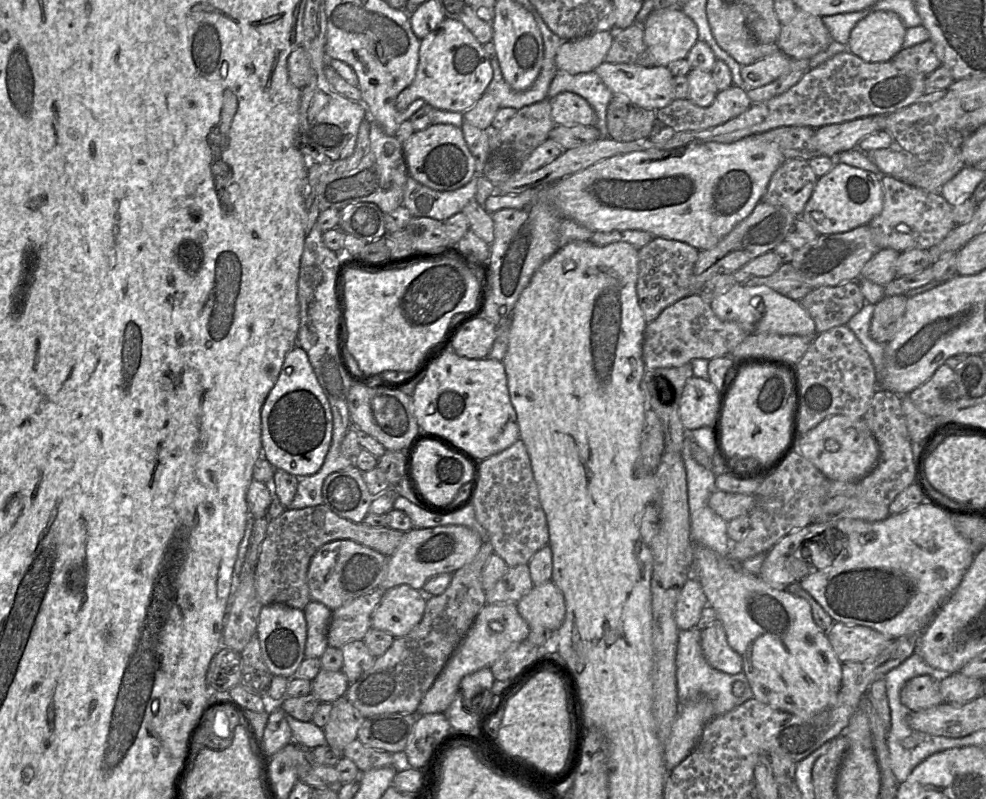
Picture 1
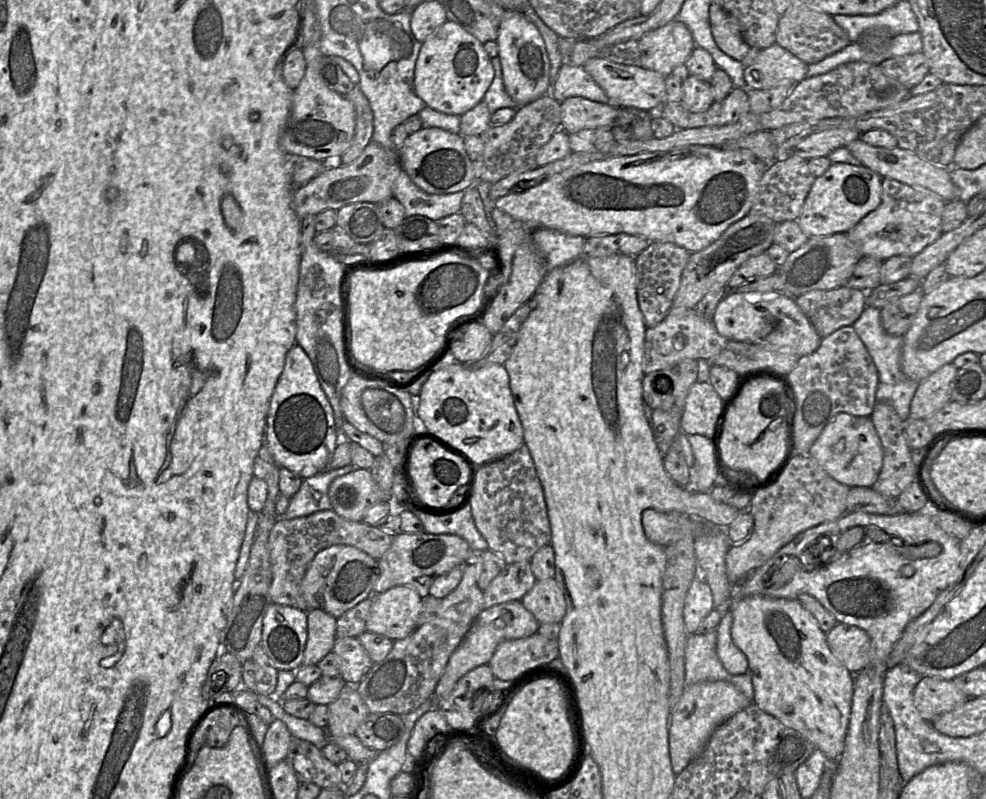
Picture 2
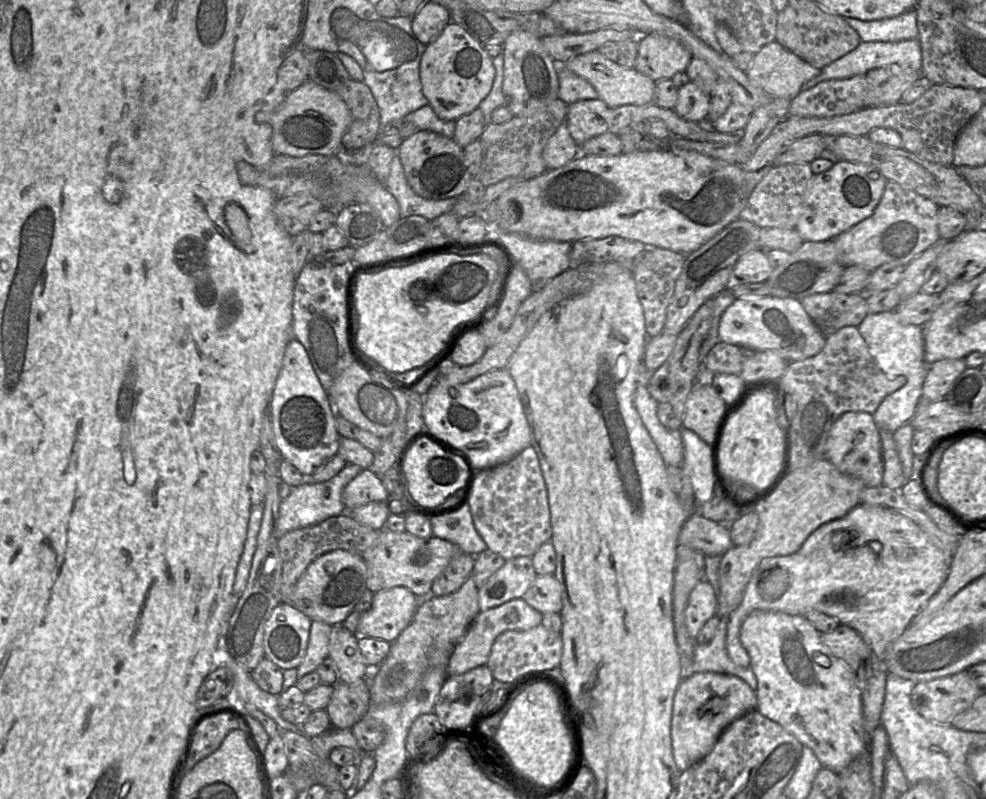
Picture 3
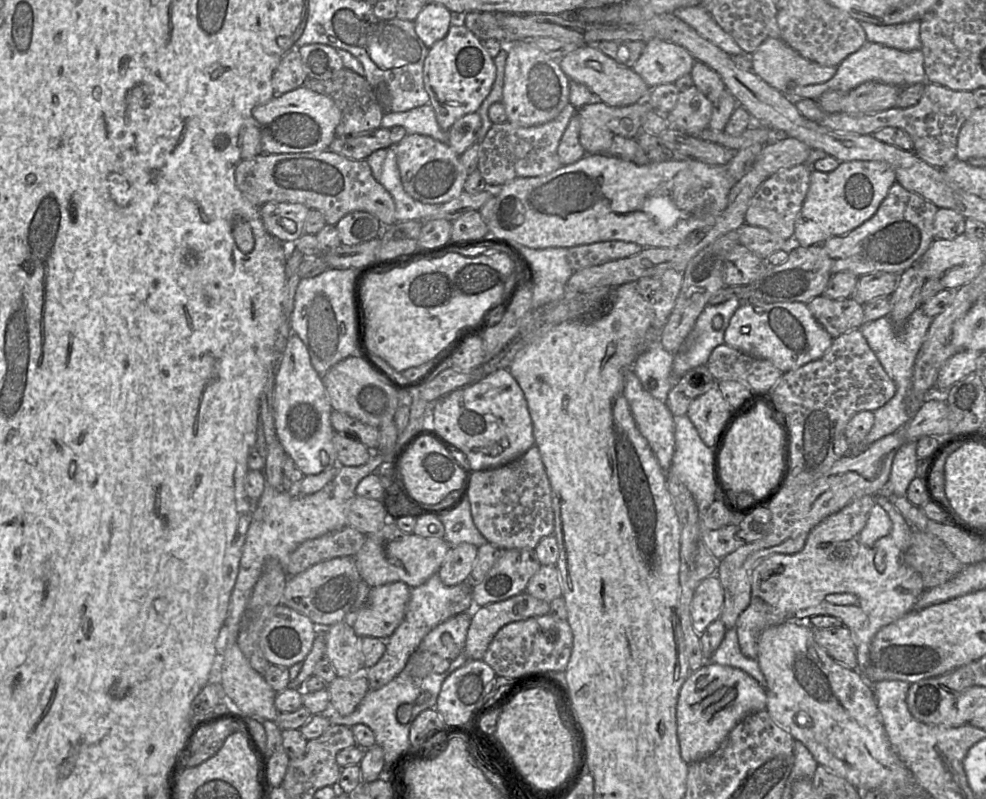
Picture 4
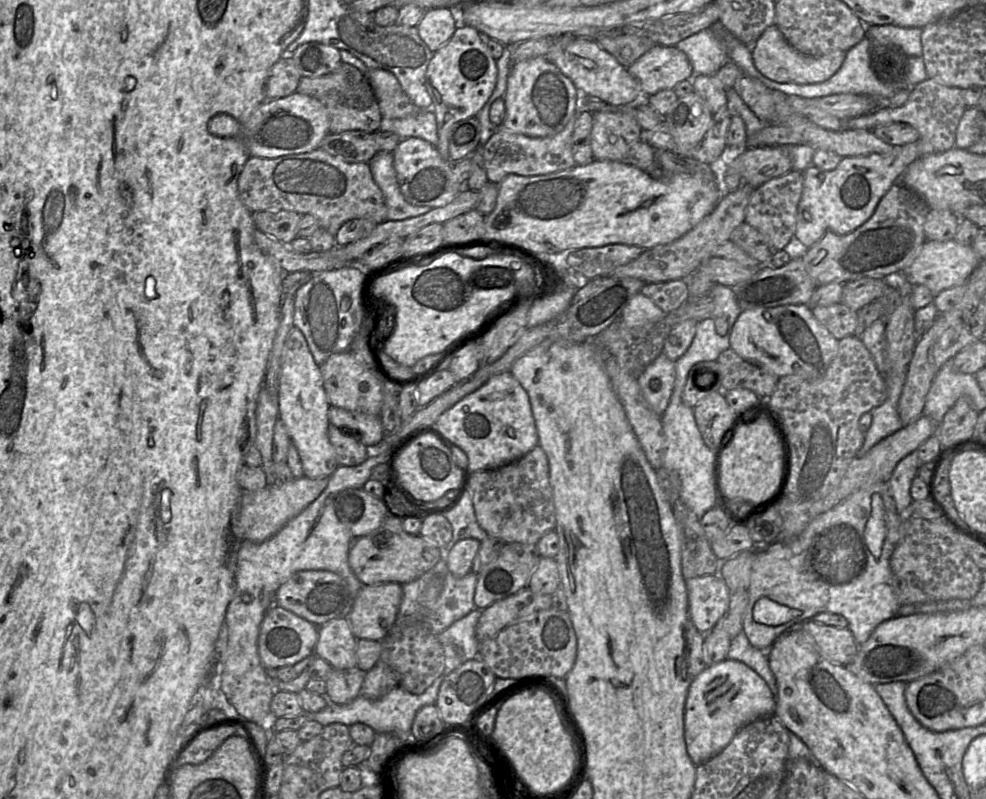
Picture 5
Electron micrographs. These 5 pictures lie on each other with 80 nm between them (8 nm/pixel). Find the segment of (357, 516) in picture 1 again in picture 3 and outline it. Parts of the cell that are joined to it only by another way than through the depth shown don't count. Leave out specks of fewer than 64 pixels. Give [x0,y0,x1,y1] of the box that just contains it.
[342,469,388,512]

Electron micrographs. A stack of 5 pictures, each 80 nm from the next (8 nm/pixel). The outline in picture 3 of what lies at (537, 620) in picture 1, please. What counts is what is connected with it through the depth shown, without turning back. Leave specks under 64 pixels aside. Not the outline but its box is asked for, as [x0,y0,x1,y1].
[522,575,561,614]

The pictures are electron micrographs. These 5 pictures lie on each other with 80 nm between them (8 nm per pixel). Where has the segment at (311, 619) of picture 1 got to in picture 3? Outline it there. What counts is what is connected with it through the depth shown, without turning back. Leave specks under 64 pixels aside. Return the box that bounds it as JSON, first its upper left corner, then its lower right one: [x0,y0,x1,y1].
[297,620,334,679]

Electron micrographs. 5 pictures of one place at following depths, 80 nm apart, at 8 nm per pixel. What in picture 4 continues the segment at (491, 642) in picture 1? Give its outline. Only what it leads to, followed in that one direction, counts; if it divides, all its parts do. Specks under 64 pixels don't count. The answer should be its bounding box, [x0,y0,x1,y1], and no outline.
[464,592,549,660]

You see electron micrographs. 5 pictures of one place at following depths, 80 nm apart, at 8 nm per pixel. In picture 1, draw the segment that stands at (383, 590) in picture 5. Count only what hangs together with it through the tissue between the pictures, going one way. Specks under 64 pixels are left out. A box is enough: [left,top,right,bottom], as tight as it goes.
[371,584,426,638]

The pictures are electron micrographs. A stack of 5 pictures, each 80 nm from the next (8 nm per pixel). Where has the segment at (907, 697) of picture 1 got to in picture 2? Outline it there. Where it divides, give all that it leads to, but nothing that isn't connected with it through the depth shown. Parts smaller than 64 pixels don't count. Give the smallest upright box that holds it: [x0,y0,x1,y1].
[913,677,968,722]

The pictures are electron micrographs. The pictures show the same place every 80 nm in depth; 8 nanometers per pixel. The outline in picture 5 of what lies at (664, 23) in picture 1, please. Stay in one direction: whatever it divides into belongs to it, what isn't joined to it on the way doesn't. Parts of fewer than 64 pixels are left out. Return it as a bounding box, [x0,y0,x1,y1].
[627,44,692,96]

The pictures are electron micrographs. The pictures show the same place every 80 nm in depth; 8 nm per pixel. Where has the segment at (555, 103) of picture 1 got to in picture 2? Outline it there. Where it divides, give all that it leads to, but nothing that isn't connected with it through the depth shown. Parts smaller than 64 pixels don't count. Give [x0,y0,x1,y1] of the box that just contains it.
[560,97,619,134]

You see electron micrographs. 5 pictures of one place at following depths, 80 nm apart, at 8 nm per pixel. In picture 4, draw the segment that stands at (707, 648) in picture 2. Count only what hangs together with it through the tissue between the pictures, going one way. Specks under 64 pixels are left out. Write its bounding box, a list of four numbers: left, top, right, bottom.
[707,628,766,689]

